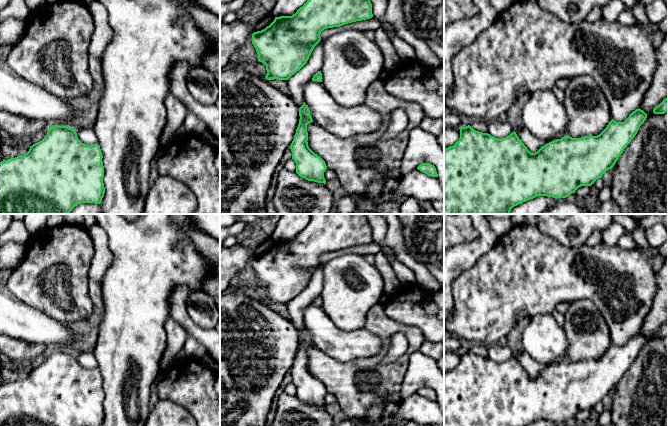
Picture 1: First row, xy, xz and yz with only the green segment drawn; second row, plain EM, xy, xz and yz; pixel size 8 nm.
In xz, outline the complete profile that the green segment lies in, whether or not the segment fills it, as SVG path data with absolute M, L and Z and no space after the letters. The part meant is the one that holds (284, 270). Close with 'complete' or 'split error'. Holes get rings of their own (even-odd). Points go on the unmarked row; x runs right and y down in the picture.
M310 214L307 226L292 240L275 241L274 245L261 255L252 258L252 268L256 272L258 285L266 289L267 304L288 304L308 285L314 271L320 266L320 257L327 252L370 243L373 241L372 228L366 214Z | complete

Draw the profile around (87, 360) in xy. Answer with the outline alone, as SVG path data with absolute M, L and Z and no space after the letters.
M81 352L76 354L78 363L87 369L98 367L97 360L93 352Z

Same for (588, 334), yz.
M592 301L572 302L564 317L563 329L569 343L568 360L597 360L612 344L609 326Z

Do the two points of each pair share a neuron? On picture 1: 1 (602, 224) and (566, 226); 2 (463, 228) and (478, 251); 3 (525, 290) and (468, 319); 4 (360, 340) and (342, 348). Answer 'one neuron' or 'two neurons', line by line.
1: one neuron
2: two neurons
3: one neuron
4: one neuron

